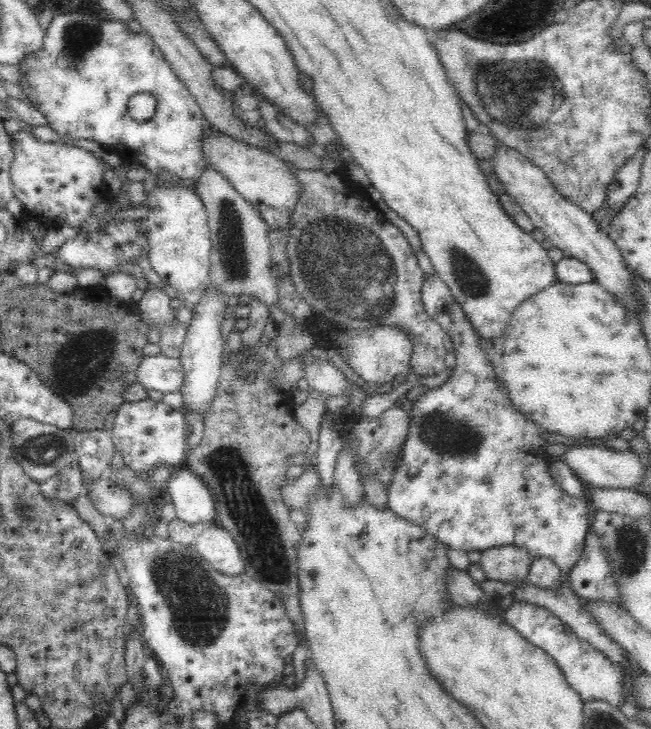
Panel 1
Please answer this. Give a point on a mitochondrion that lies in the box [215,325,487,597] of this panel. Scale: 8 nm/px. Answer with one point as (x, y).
(437, 430)

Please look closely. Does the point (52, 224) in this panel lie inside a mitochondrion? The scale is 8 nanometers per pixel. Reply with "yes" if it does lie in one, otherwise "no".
no

